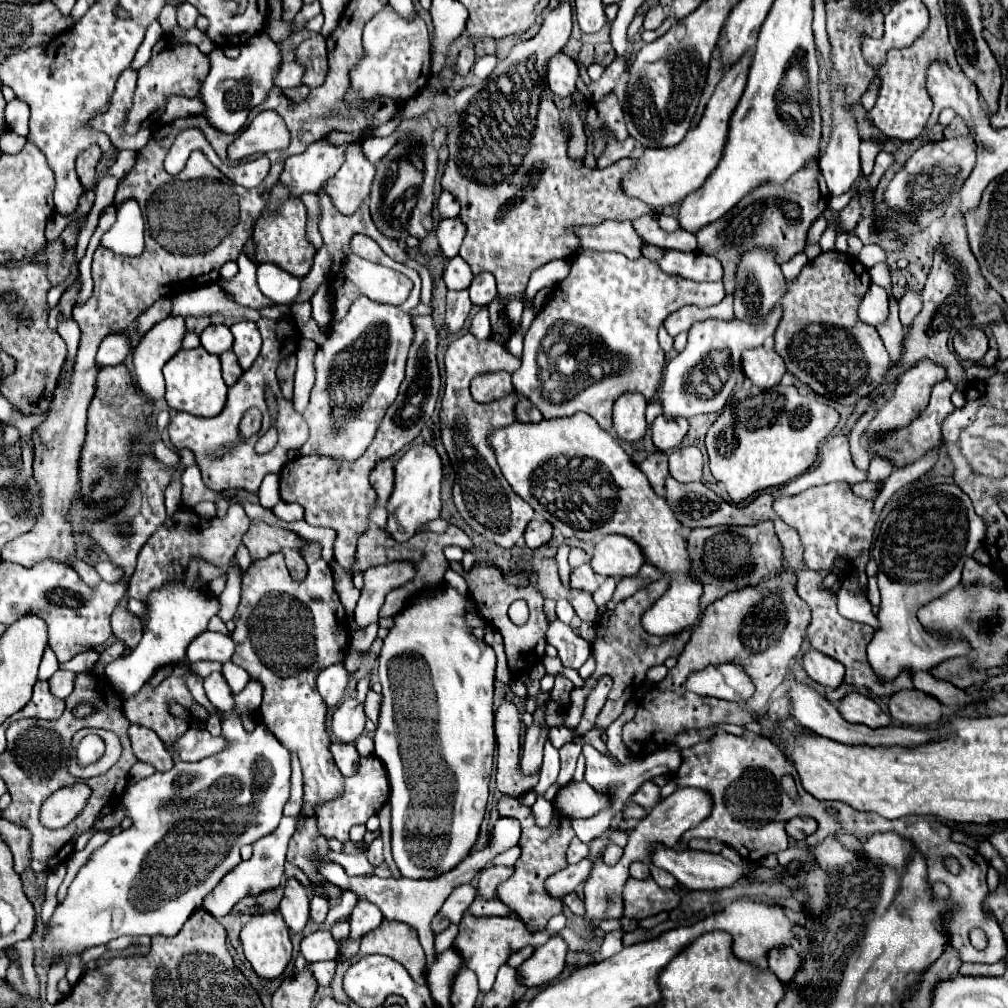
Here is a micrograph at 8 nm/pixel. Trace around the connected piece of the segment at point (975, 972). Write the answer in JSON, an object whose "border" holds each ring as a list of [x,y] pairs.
{"border":[[[964,964],[959,970],[962,976],[1002,976],[1004,968],[978,968],[976,964]]]}

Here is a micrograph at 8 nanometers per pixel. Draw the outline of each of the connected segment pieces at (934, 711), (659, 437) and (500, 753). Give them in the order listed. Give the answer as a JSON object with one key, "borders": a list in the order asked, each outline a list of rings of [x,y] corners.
{"borders":[[[[900,690],[888,700],[890,716],[910,726],[930,726],[942,718],[942,706],[936,698],[920,690]]],[[[664,414],[652,422],[652,440],[658,450],[676,448],[688,432],[686,418],[666,418]]],[[[502,702],[496,710],[496,788],[514,798],[534,790],[540,776],[526,776],[520,770],[520,724],[518,708]]]]}

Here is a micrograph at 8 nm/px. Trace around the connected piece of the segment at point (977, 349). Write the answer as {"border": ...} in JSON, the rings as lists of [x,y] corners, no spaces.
{"border":[[[968,328],[954,336],[954,352],[964,362],[978,362],[988,350],[988,338],[980,328]]]}

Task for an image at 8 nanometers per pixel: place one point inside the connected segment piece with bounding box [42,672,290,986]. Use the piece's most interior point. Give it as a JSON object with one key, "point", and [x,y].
{"point":[188,824]}

